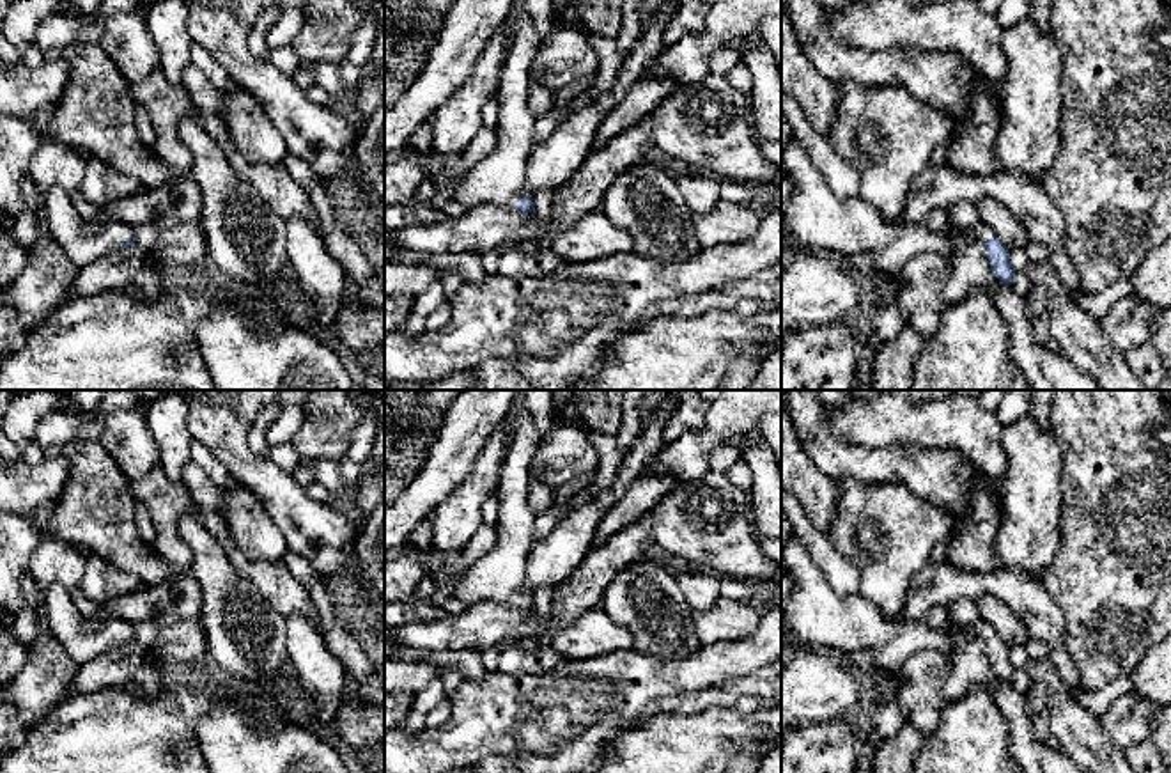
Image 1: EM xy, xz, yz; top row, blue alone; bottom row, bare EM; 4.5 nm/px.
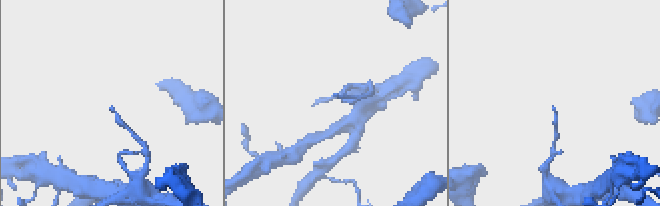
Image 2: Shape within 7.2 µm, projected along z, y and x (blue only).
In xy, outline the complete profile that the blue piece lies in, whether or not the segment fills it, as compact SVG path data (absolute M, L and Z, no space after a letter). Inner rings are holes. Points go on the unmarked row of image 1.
M60 583L46 587L44 601L46 617L55 638L78 665L108 654L113 647L136 642L135 626L117 619L110 619L99 629L89 629L87 619L80 615L71 599L71 590Z

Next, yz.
M795 532L781 553L781 562L795 582L781 610L781 628L795 635L801 647L868 651L877 670L884 672L898 668L918 651L937 649L948 654L971 638L981 638L992 670L1012 683L1017 668L1010 660L1010 647L981 619L969 626L946 628L930 628L923 621L888 621L861 596L838 596Z

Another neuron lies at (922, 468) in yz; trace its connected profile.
M783 390L788 415L797 436L815 466L834 482L856 477L865 482L902 482L912 493L944 507L950 514L965 512L973 496L973 463L957 449L930 449L918 445L863 447L831 434L826 417L827 402L811 390Z

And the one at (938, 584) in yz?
M948 560L928 562L919 569L898 621L923 621L934 606L946 606L962 597L978 601L987 594L1012 606L1026 624L1029 636L1049 647L1049 658L1068 693L1082 690L1075 661L1065 644L1061 608L1045 592L1042 582L1029 578L1024 571L997 567L989 573L969 573Z

